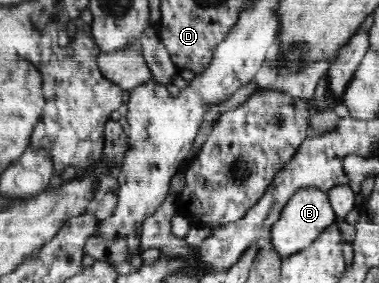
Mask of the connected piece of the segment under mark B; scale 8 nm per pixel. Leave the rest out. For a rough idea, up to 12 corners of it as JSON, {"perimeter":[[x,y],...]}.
{"perimeter":[[299,189],[271,227],[281,258],[307,248],[339,218],[329,193]]}

